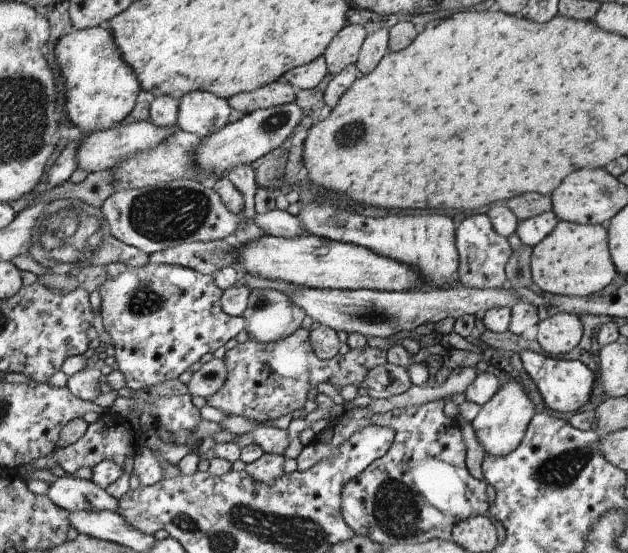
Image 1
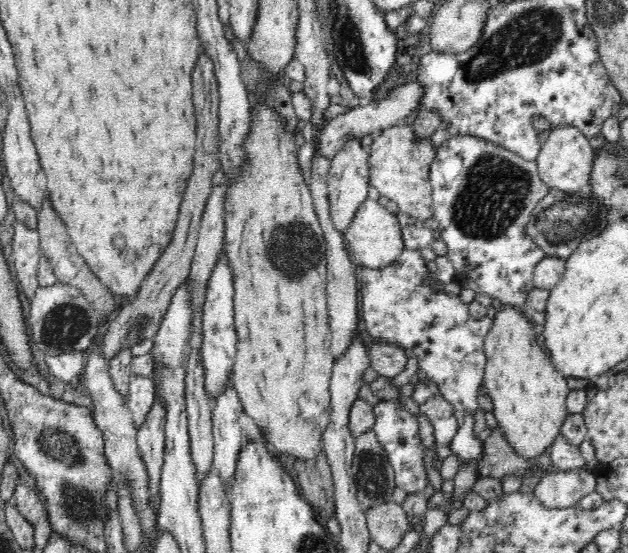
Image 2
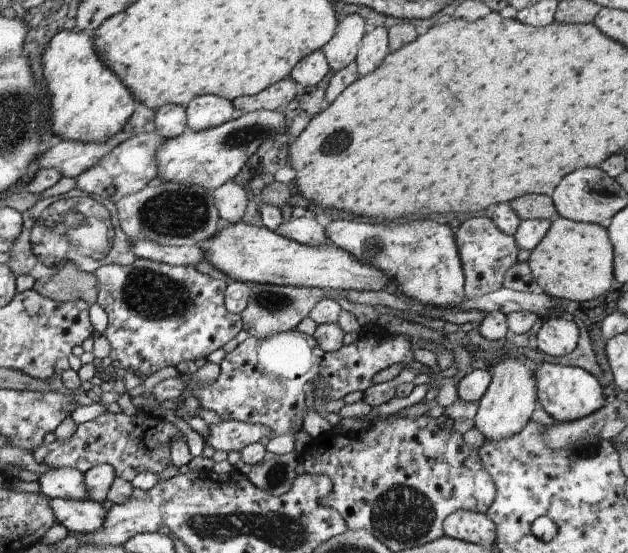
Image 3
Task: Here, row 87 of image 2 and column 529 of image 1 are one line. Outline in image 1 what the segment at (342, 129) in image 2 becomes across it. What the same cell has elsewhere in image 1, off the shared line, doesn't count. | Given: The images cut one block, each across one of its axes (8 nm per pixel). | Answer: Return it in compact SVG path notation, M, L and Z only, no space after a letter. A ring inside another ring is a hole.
M508 378L505 384L499 385L487 402L481 404L476 416L471 420L471 428L484 454L505 456L515 450L517 444L524 438L524 432L534 415L534 408L531 399L521 387L519 382Z

